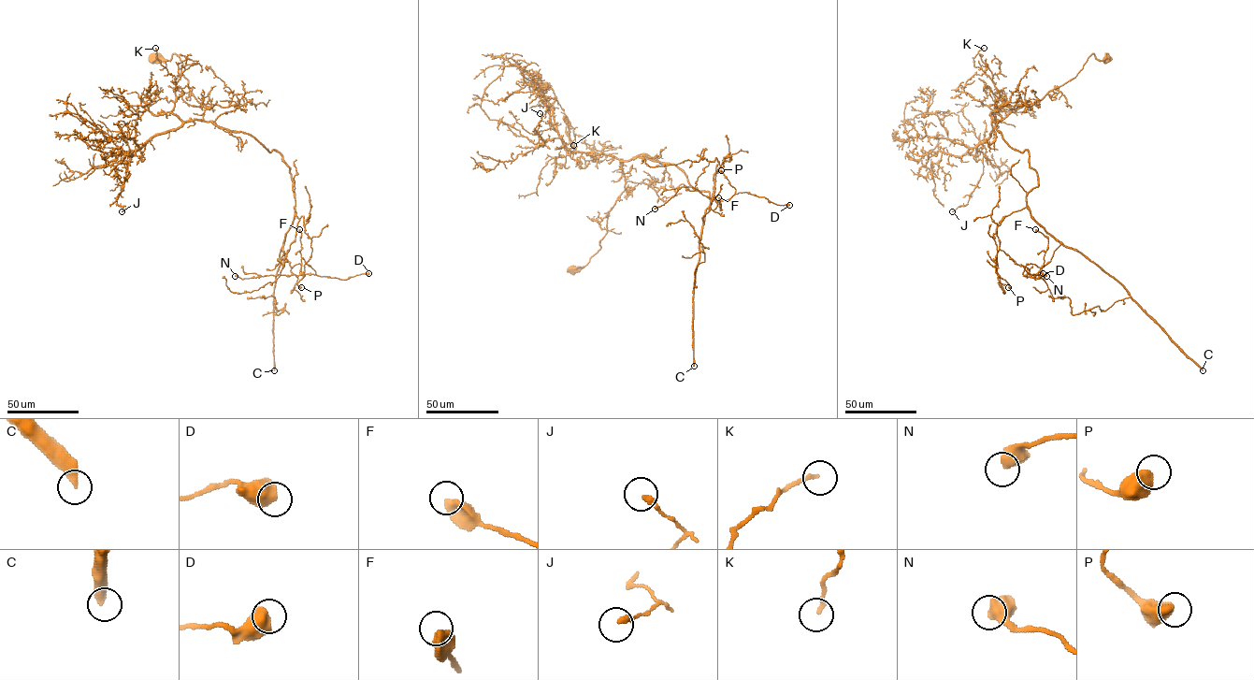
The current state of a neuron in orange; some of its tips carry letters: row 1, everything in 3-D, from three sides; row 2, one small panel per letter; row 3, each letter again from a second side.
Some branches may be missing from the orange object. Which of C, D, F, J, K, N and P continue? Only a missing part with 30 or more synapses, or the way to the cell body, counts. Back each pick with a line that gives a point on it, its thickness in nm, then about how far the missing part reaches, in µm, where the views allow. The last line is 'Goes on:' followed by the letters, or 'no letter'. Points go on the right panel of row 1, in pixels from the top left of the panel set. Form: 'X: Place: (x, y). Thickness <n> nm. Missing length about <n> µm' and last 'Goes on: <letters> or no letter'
C: Place: (1203, 370). Thickness 420 nm. Missing length about 850 µm
Goes on: C

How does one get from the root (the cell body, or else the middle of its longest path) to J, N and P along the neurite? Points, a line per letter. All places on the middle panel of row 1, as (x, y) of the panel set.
J: (571, 270), (600, 249), (625, 176), (610, 155), (571, 151), (559, 137), (540, 145), (540, 113)
N: (571, 270), (600, 248), (622, 161), (714, 188), (703, 223), (712, 199), (692, 187), (655, 209)
P: (571, 270), (600, 248), (624, 190), (622, 161), (674, 164), (713, 200), (716, 166), (731, 155), (721, 170)

